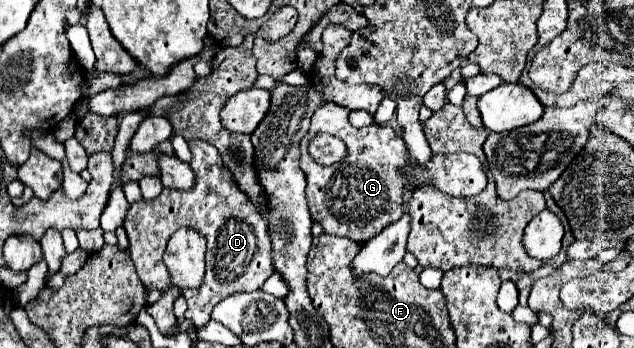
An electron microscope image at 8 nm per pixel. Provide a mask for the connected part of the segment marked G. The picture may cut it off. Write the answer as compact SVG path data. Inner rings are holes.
M335 102L321 104L313 118L307 136L301 140L301 168L307 178L307 204L311 218L323 226L327 234L345 236L355 242L367 242L377 236L387 224L393 224L401 216L401 168L407 162L401 136L391 126L369 124L355 128L349 122L349 108ZM317 134L333 134L347 146L347 156L331 166L317 164L307 150L307 144Z

